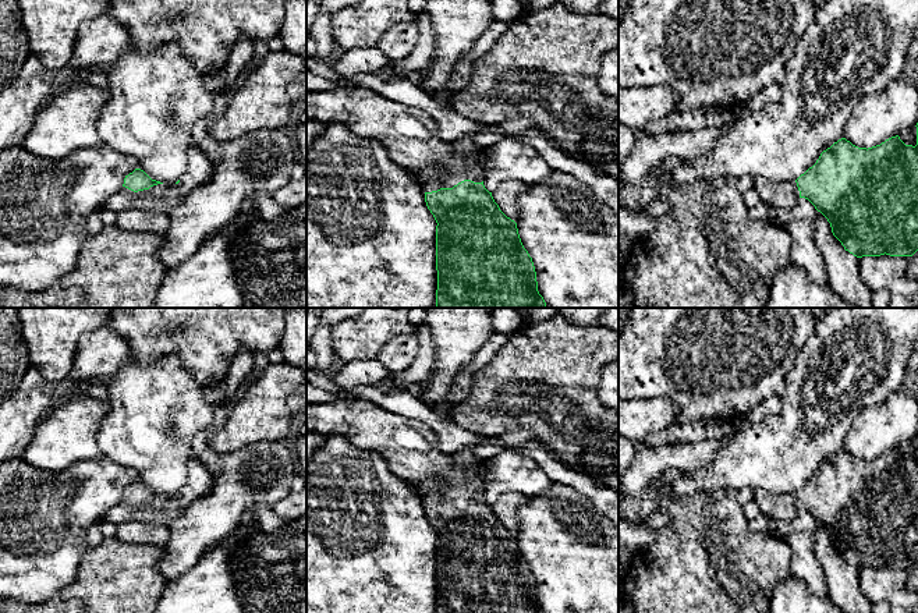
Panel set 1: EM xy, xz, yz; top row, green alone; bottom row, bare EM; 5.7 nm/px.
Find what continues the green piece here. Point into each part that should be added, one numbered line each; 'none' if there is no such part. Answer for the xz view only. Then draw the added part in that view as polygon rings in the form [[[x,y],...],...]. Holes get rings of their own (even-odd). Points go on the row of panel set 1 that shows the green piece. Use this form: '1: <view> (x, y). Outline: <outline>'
1: xz (411, 140). Outline: [[[371,89],[306,91],[306,120],[326,125],[340,123],[355,135],[379,141],[393,162],[421,174],[426,185],[425,192],[453,188],[464,180],[482,183],[490,167],[489,148],[481,148],[474,159],[461,157],[453,150],[453,143],[439,137],[437,125],[430,121],[423,110],[393,102]]]

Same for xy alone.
1: xy (163, 197). Outline: [[[195,146],[188,149],[187,156],[188,163],[178,184],[163,183],[138,192],[121,187],[107,199],[104,208],[116,213],[128,209],[169,213],[188,194],[208,183],[213,176],[212,163]]]

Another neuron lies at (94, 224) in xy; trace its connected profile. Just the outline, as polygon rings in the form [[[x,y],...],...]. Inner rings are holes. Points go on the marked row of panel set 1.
[[[93,212],[89,215],[86,222],[86,230],[89,235],[95,235],[103,230],[103,223],[100,220],[99,212]]]

